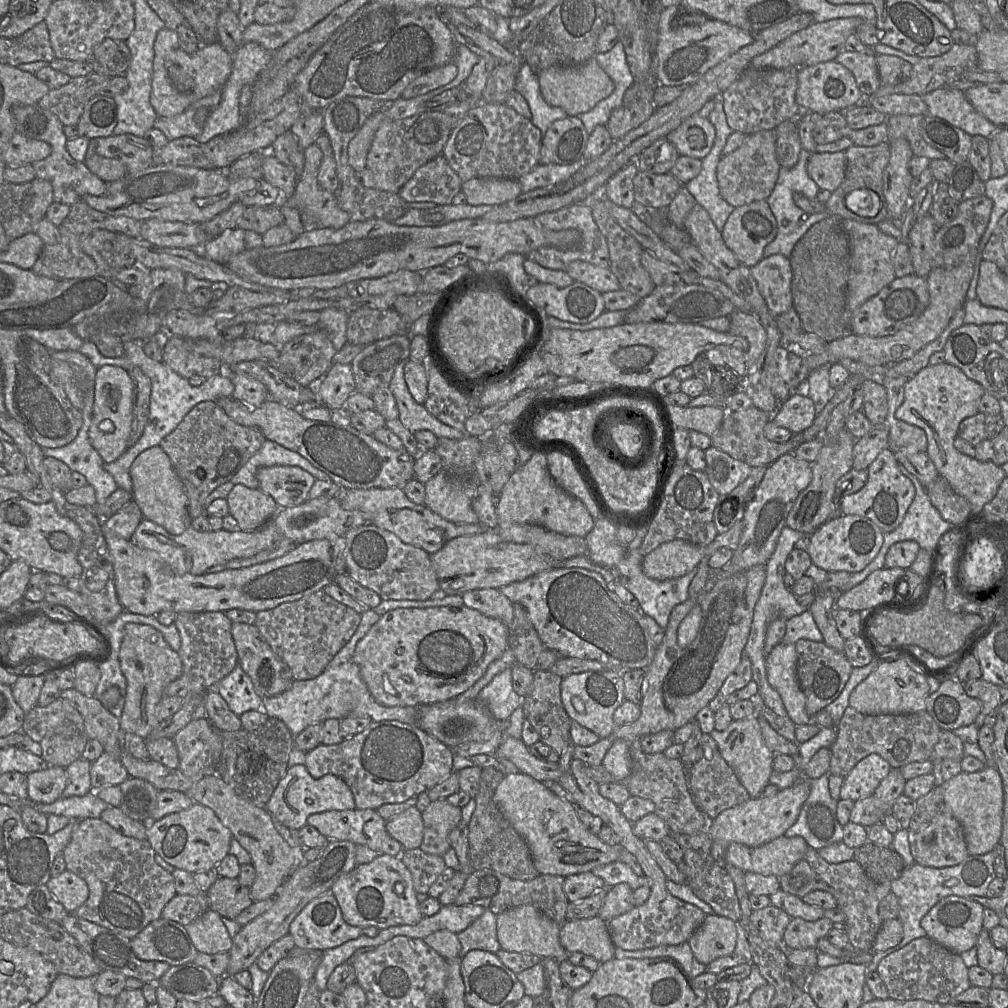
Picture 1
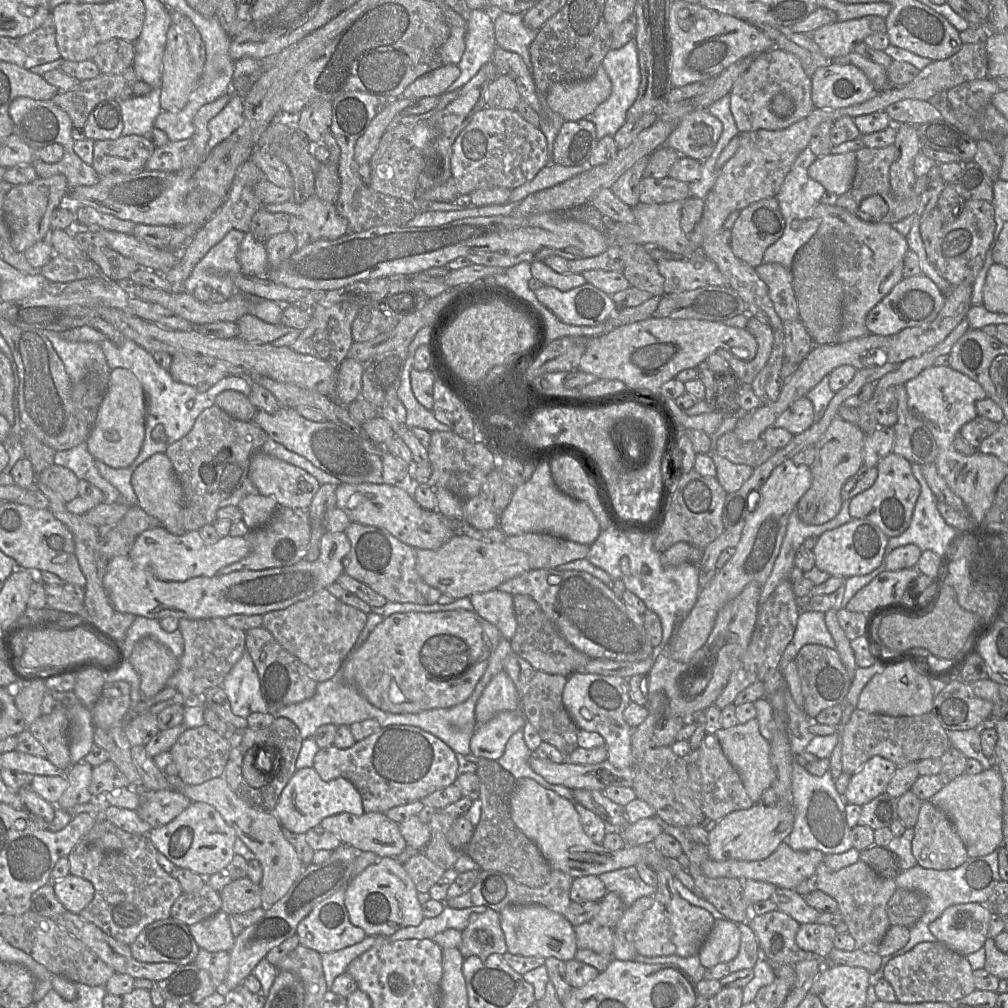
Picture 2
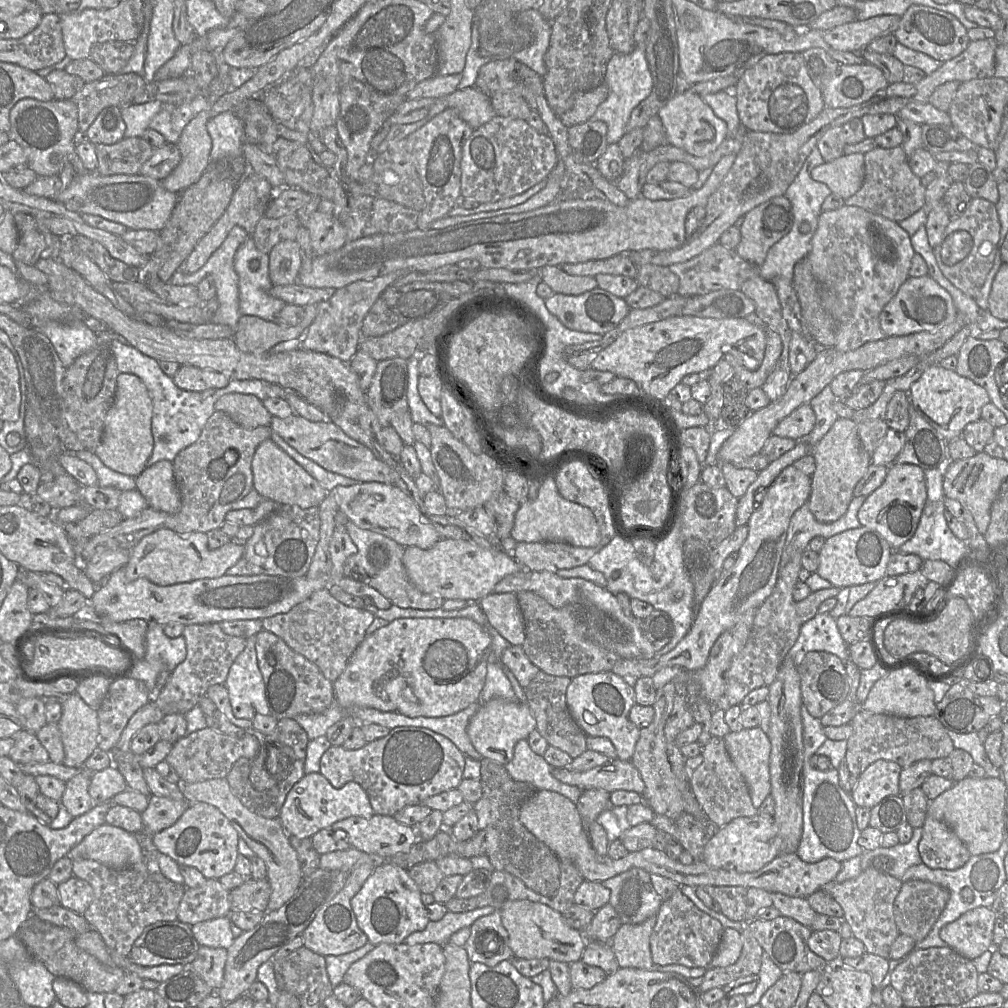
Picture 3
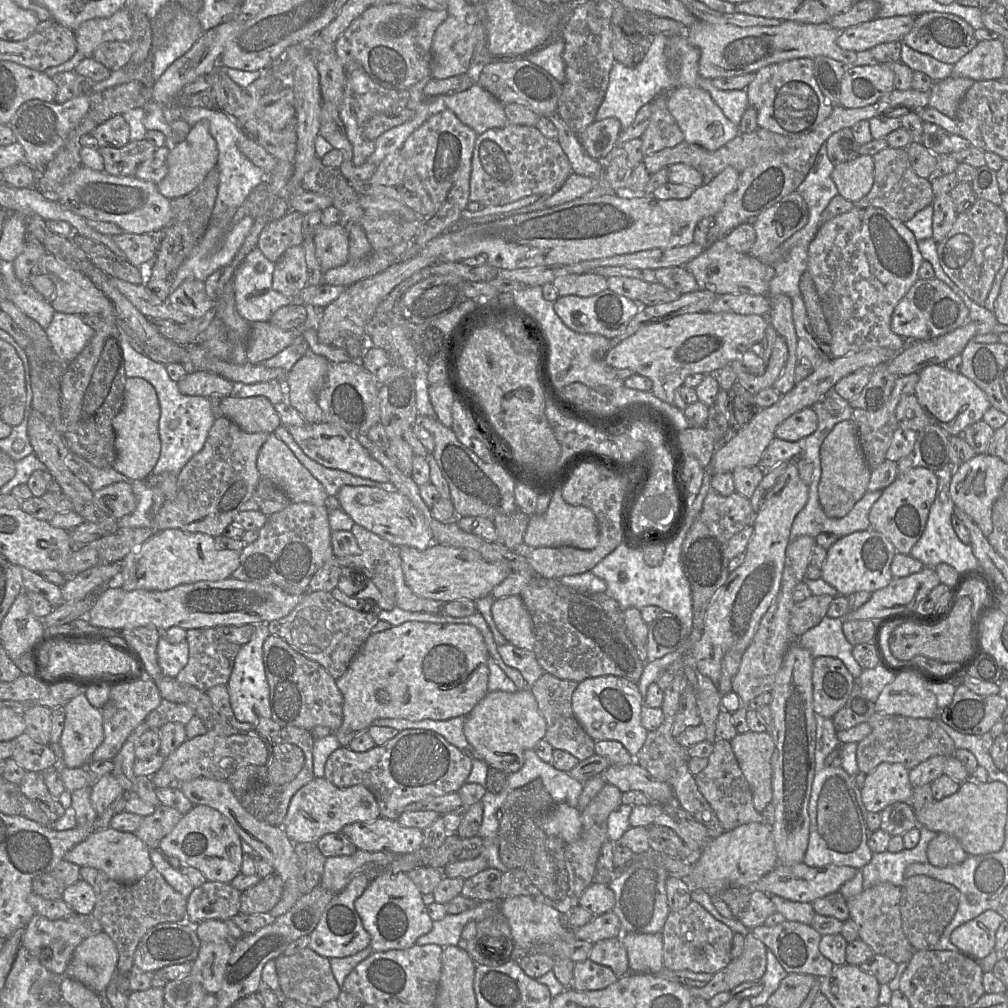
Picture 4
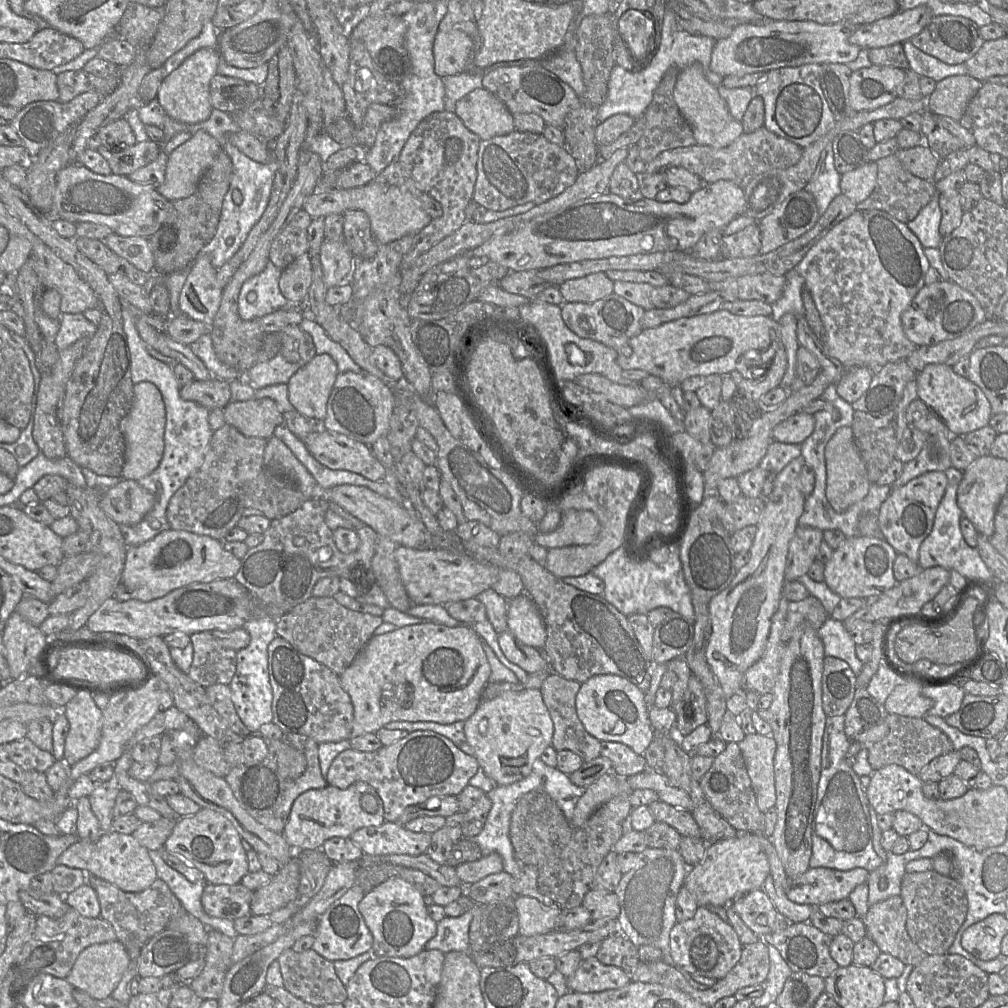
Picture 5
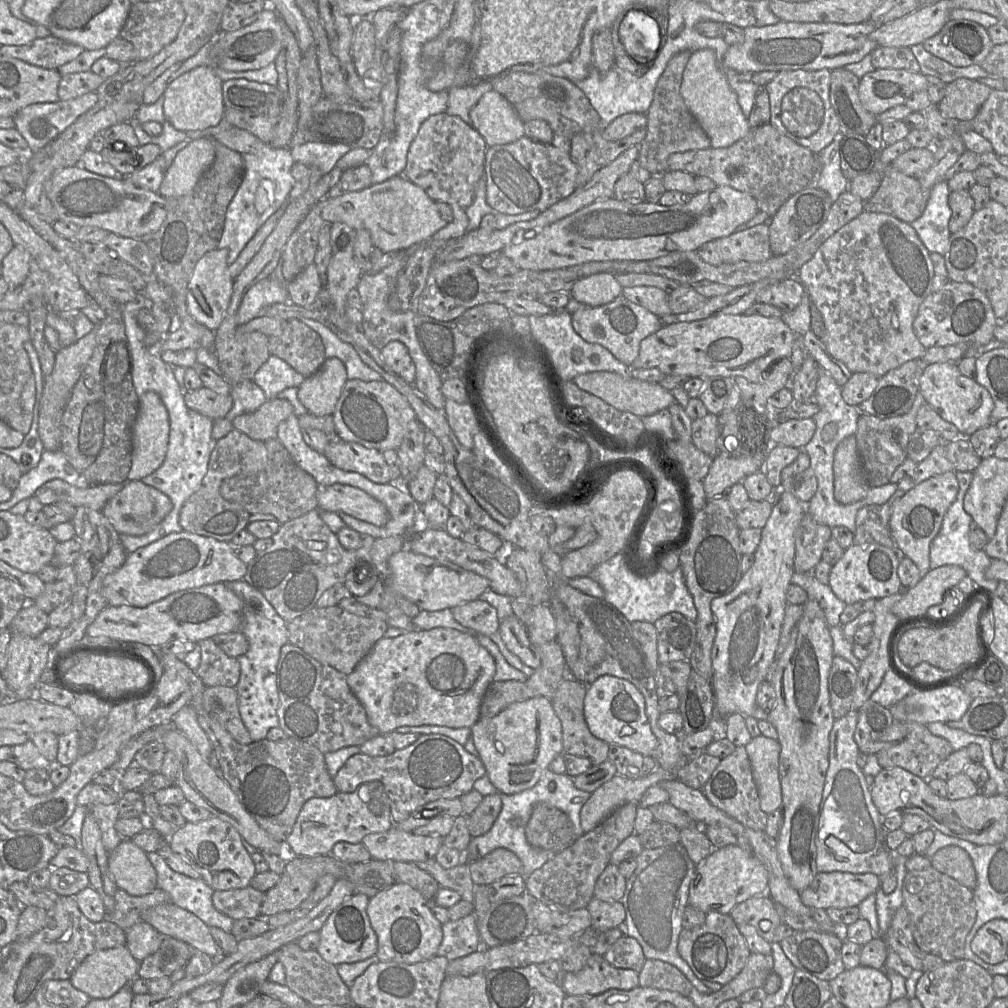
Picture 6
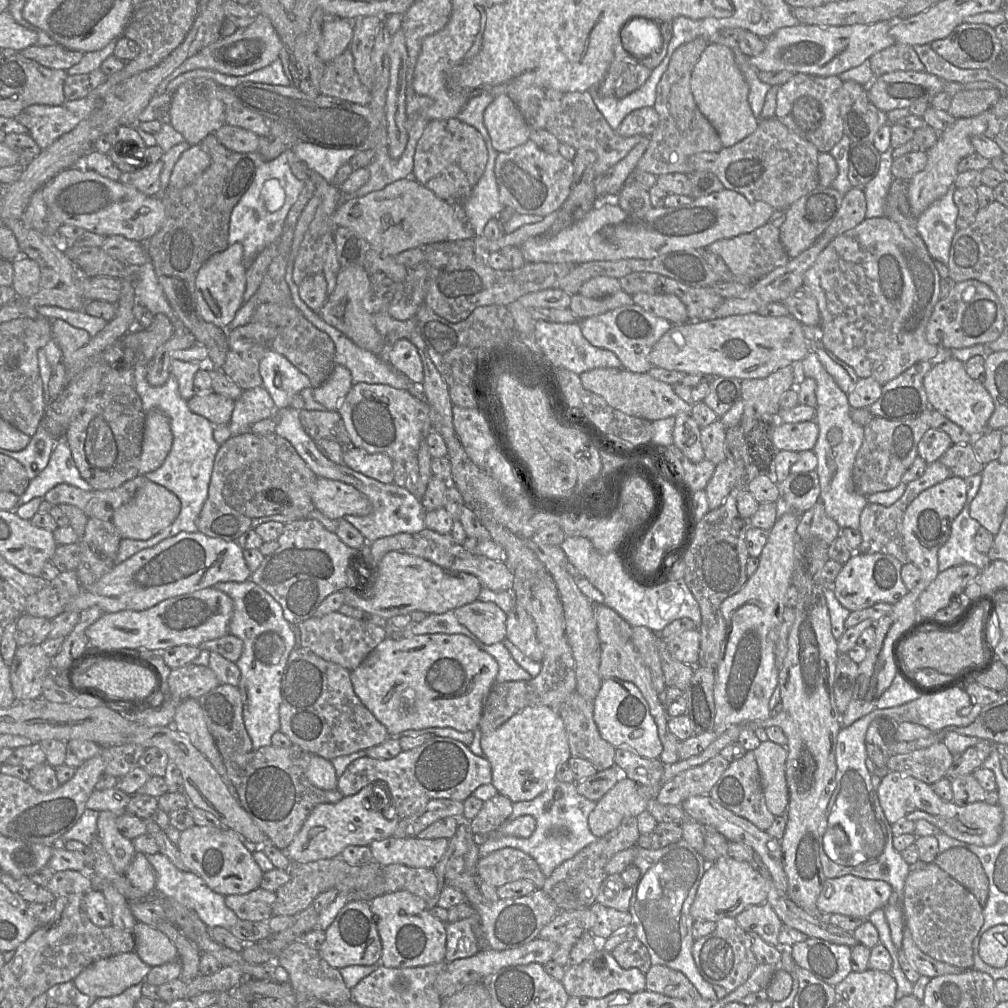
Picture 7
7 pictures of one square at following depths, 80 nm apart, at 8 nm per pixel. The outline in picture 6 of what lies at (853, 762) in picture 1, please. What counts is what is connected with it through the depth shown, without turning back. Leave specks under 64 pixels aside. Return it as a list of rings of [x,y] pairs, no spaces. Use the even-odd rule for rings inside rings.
[[[917,722],[905,724],[907,726],[905,738],[892,747],[881,750],[876,754],[879,764],[882,768],[903,768],[925,780],[933,778],[932,773],[936,767],[952,753],[953,748],[946,739],[933,735],[927,725]]]

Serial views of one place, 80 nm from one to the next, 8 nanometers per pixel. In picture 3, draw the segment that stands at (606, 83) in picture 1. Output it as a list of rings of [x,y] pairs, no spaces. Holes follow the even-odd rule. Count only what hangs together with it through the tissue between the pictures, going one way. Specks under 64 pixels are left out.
[[[606,82],[590,91],[578,93],[571,109],[559,118],[566,127],[586,122],[596,112],[598,106],[606,100],[607,96],[608,85]]]

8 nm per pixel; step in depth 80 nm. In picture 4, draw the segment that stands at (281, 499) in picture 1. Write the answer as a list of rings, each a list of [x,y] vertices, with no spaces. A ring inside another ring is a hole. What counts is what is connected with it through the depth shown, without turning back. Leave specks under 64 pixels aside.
[[[274,433],[268,435],[259,450],[256,465],[260,480],[269,481],[281,489],[288,496],[291,503],[305,502],[317,506],[327,505],[329,495],[322,484],[311,475],[287,445],[277,438]]]

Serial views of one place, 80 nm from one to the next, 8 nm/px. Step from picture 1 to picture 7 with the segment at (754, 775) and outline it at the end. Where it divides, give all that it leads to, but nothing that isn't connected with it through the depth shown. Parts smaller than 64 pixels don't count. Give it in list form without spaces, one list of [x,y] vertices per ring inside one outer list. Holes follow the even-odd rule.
[[[770,740],[761,742],[753,751],[761,777],[761,785],[769,811],[785,815],[788,807],[788,788],[785,777],[787,749]]]

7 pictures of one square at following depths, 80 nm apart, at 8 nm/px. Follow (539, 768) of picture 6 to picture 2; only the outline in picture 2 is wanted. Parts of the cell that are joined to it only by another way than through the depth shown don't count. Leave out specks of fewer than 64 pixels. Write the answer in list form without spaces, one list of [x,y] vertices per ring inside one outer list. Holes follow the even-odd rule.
[[[503,711],[486,723],[478,724],[471,737],[471,754],[497,761],[504,753],[509,738],[523,729],[526,719],[521,712]]]

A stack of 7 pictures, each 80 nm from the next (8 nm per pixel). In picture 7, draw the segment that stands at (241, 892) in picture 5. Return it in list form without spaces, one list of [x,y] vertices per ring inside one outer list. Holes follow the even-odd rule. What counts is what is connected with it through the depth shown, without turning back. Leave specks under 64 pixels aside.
[[[262,888],[242,895],[225,896],[225,904],[240,920],[267,922],[272,916],[276,893]]]

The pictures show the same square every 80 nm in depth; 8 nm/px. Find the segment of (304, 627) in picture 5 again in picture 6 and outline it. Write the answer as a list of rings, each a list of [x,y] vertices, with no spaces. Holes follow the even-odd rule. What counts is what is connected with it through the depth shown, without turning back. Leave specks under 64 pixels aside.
[[[338,605],[319,608],[287,622],[288,643],[293,644],[317,661],[336,670],[350,674],[371,650],[374,644],[384,637],[388,629],[386,621],[352,614]]]

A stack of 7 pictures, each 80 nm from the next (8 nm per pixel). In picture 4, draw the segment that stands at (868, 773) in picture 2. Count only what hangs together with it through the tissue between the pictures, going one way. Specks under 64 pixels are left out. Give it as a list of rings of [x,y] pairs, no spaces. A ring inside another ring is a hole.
[[[884,762],[867,774],[860,790],[866,809],[878,813],[896,802],[904,802],[912,807],[914,787],[909,779],[909,771],[902,764]]]

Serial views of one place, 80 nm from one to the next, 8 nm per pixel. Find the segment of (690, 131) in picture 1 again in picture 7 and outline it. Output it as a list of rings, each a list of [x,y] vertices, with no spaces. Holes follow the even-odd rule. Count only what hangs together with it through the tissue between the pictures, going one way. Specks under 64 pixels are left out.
[[[709,44],[693,68],[691,91],[702,114],[719,134],[724,147],[730,147],[752,134],[759,125],[749,105],[749,85],[741,72],[735,52],[722,44]]]

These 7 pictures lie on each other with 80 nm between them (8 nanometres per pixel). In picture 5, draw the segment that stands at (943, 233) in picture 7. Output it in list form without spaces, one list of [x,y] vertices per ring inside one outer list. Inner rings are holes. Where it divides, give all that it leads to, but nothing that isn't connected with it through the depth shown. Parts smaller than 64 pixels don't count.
[[[937,195],[922,208],[912,221],[906,223],[924,248],[938,248],[943,238],[939,232],[941,209]]]

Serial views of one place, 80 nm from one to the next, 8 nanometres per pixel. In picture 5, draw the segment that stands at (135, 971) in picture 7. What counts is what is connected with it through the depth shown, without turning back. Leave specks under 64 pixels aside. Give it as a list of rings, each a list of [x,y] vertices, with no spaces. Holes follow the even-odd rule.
[[[120,941],[93,944],[79,954],[65,979],[90,997],[103,1000],[111,996],[129,963],[127,949]]]

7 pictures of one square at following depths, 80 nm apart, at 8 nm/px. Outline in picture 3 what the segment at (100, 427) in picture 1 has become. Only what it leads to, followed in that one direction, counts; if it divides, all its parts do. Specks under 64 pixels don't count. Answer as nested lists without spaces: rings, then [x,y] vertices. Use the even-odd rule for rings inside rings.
[[[119,373],[115,401],[105,418],[104,434],[94,454],[113,471],[137,477],[147,467],[154,438],[151,431],[153,403],[146,385],[129,373]]]

